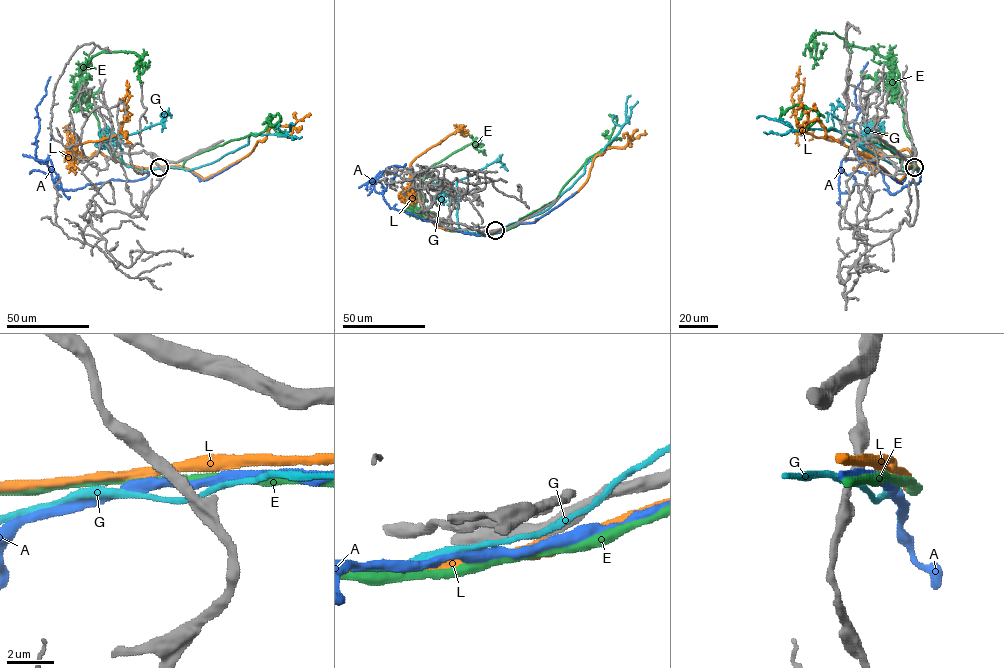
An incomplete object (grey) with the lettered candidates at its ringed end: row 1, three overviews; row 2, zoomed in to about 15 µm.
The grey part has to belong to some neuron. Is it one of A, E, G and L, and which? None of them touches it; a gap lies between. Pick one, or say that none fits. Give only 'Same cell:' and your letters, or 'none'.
Same cell: A

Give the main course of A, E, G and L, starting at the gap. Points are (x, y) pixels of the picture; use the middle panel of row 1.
A: (495, 232), (463, 233), (391, 208), (374, 189), (372, 178), (386, 190)
E: (495, 232), (445, 230), (415, 212), (423, 174), (434, 164), (475, 142), (475, 148), (484, 152)
G: (495, 232), (541, 213), (584, 173), (585, 165), (625, 123), (625, 102), (630, 95)
L: (496, 232), (475, 233), (438, 227), (412, 190), (410, 164), (461, 125), (463, 132)

